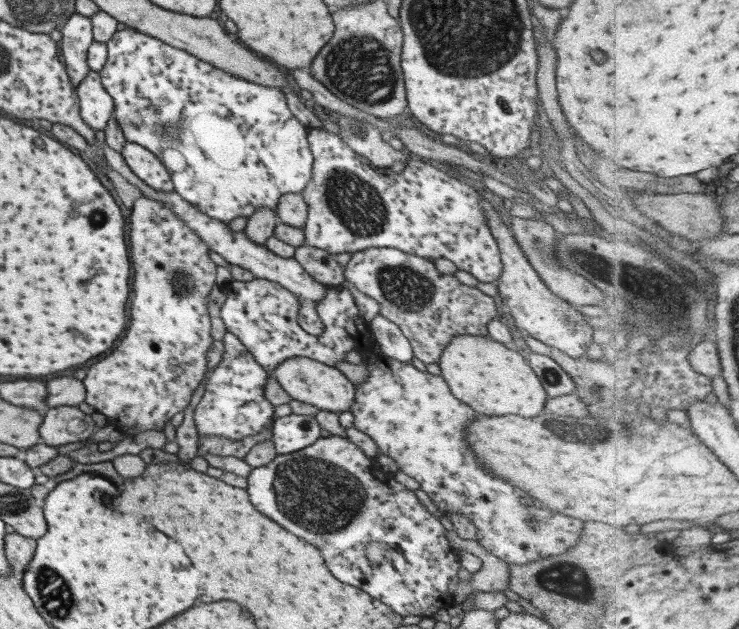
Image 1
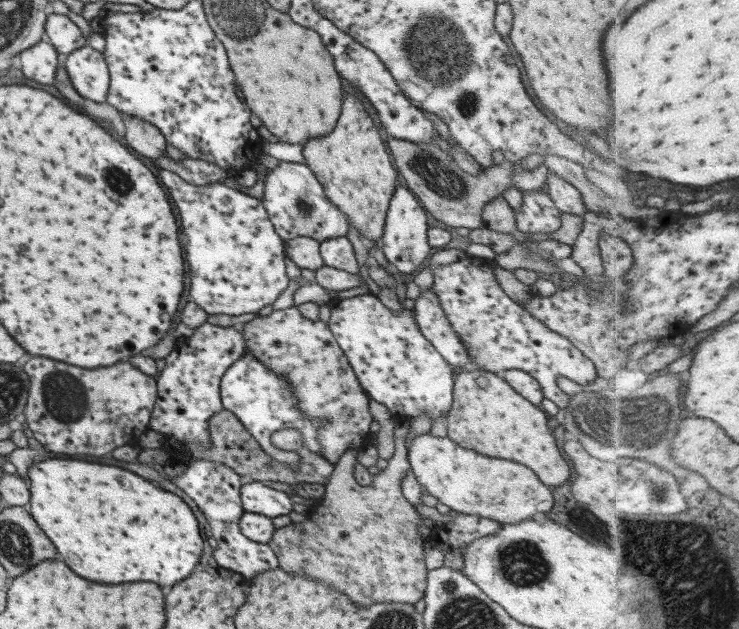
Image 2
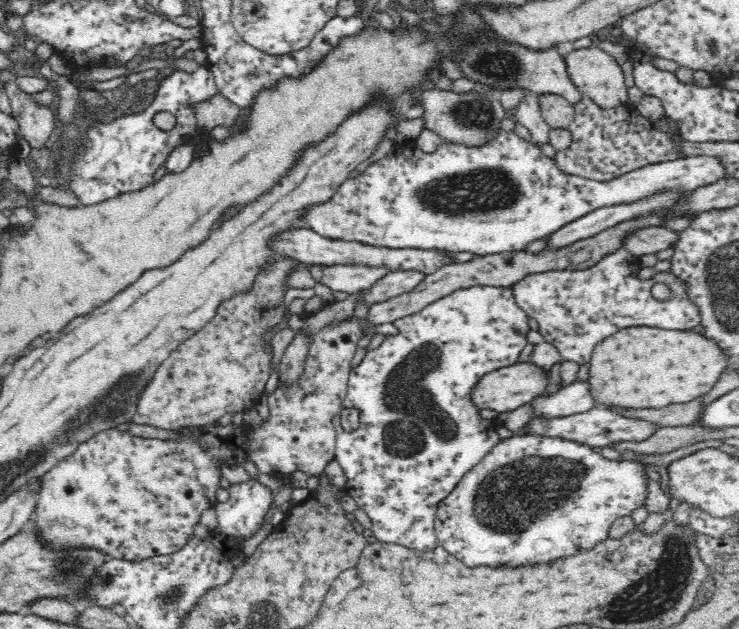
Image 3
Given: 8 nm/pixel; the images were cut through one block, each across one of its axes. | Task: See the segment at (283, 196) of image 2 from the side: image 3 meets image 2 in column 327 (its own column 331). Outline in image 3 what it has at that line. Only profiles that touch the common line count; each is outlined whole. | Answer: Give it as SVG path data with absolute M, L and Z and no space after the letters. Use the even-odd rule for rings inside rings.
M502 130L490 144L480 148L443 142L436 152L426 154L418 147L396 145L381 161L370 164L363 175L355 174L348 178L332 196L332 200L310 208L303 226L327 239L356 240L391 249L418 248L447 253L472 252L476 255L520 252L526 250L530 242L546 240L553 232L594 210L634 204L654 194L691 193L696 188L714 184L722 178L720 161L709 156L648 164L602 182L581 176L566 176L556 168L552 158L540 153L536 144L524 141L515 132Z

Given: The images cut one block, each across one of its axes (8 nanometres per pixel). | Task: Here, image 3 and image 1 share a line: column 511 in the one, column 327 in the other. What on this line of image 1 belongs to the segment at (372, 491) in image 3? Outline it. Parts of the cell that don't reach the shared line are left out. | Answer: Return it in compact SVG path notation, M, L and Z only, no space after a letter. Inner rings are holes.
M232 280L229 283L229 294L220 308L220 317L226 332L237 337L255 363L269 375L275 366L291 358L307 358L334 367L338 362L345 362L345 354L349 351L371 354L374 338L349 290L342 286L329 287L325 289L319 303L315 303L315 312L322 325L322 333L317 336L309 335L299 327L299 306L299 299L291 291L270 280Z

